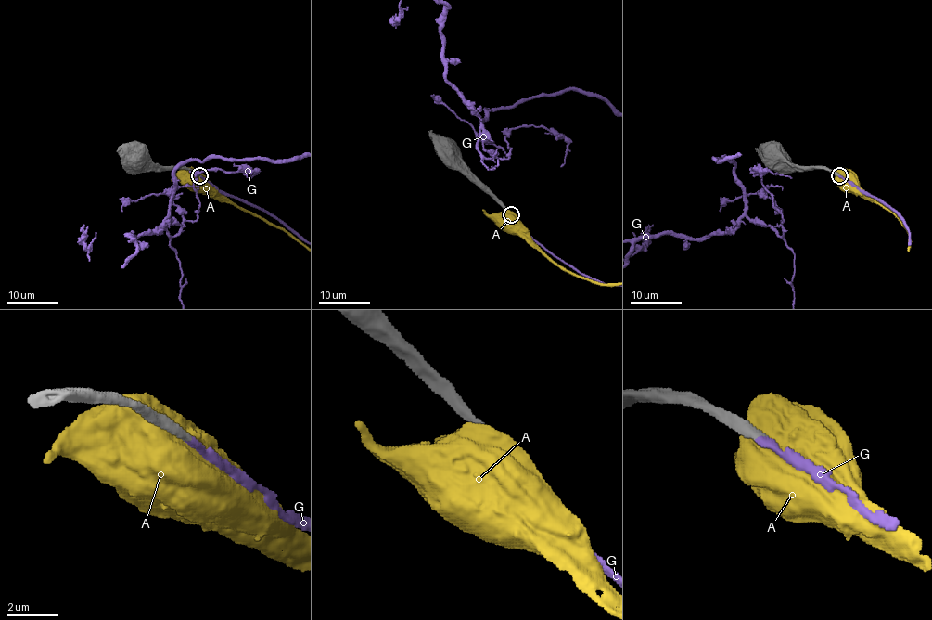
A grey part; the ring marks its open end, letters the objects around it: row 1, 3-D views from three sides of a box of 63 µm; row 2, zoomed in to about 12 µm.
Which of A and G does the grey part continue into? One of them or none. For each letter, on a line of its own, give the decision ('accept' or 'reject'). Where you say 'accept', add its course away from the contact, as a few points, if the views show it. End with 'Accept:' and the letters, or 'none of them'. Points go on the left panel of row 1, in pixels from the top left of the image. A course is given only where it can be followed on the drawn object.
A: reject
G: accept
Accept: G

